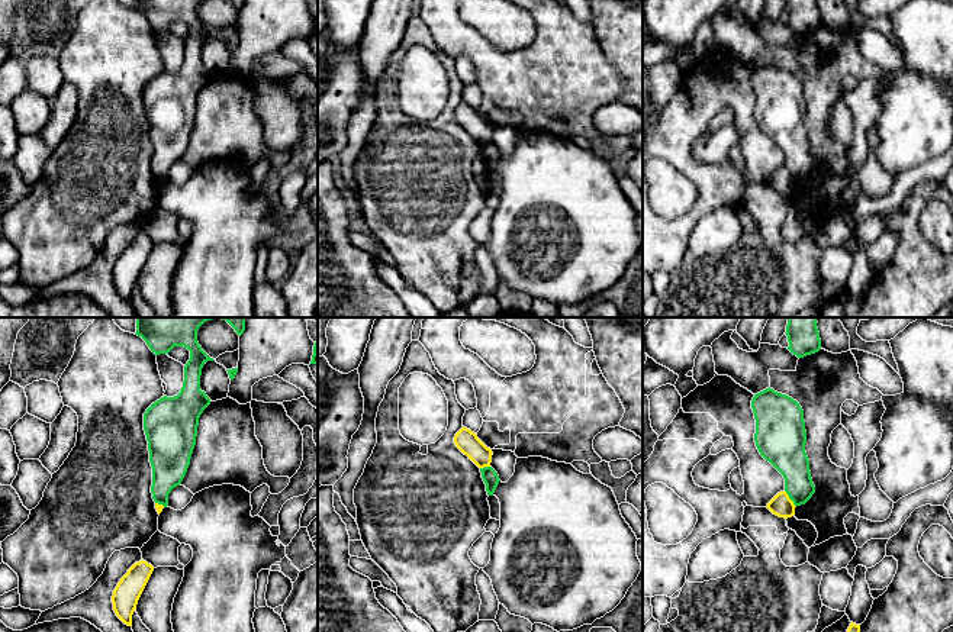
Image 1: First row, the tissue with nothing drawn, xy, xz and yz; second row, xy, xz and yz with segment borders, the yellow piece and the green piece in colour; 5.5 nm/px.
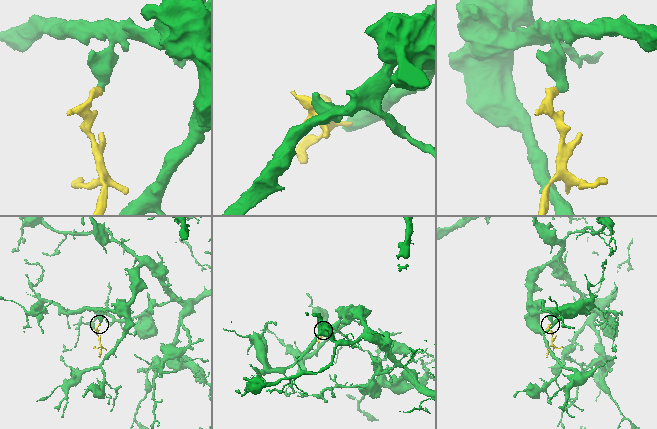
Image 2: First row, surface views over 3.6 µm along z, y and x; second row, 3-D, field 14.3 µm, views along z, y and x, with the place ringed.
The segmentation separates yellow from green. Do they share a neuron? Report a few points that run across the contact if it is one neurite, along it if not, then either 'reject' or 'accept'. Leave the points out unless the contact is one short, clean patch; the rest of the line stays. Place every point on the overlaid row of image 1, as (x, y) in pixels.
yz (785, 490), (795, 506) | reject

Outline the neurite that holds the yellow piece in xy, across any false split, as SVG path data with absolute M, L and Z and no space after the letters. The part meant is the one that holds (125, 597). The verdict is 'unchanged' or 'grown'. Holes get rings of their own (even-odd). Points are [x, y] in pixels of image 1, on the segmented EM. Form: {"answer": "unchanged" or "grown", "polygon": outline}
{"answer": "unchanged", "polygon": "M147 561L135 562L113 590L113 610L128 626L132 626L132 615L152 571L154 567Z"}

